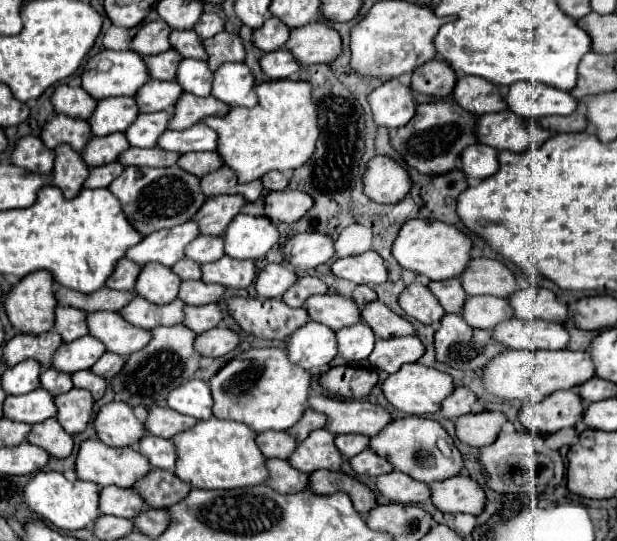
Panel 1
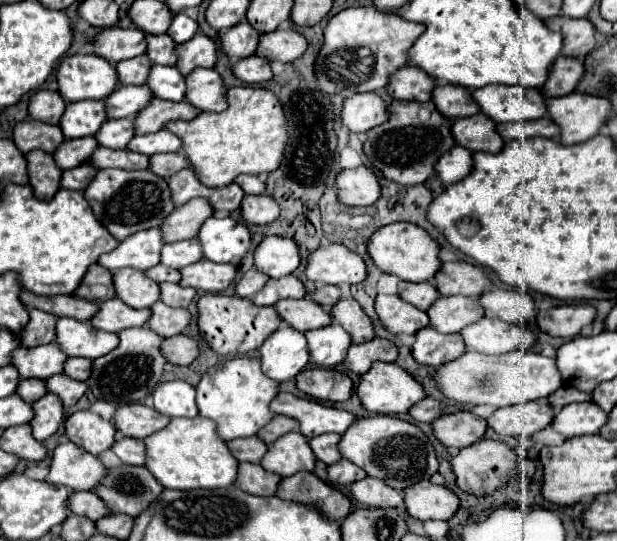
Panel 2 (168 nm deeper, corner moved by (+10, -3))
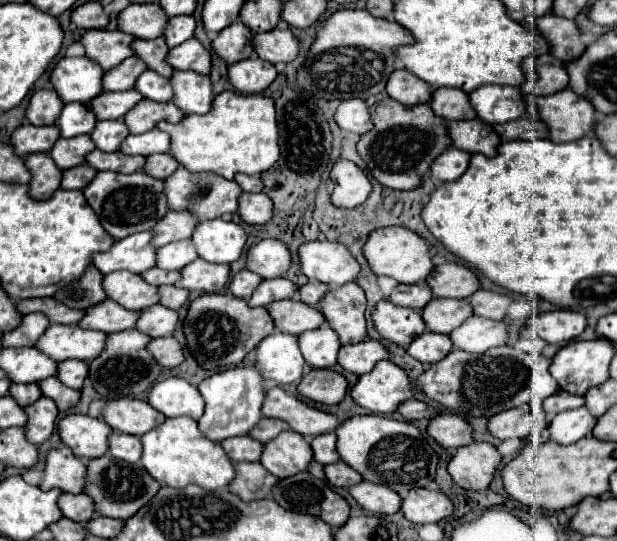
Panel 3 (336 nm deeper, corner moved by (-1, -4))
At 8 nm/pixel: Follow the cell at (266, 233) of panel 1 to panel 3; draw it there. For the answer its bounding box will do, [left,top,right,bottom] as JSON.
[192,219,246,263]

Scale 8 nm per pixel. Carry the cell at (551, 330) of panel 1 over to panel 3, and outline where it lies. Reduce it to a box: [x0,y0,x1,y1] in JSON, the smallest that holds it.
[450,317,508,353]

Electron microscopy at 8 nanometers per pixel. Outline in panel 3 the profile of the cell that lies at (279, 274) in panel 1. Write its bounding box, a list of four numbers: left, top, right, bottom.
[230,269,262,299]

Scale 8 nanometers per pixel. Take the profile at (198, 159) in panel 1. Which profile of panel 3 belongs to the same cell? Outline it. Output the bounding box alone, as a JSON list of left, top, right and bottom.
[144,153,180,179]

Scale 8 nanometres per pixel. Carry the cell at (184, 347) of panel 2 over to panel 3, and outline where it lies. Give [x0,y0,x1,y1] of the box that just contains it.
[148,337,186,367]

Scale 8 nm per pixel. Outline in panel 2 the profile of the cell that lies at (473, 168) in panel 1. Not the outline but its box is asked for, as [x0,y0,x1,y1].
[433,146,471,186]

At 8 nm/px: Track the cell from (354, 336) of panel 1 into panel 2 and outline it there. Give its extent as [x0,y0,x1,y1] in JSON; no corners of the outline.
[305,324,351,368]

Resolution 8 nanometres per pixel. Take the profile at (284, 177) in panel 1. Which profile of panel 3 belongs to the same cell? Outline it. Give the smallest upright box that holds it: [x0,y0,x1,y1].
[234,173,264,193]

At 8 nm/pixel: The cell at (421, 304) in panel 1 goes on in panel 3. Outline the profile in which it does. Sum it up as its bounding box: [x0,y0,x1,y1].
[372,299,426,347]

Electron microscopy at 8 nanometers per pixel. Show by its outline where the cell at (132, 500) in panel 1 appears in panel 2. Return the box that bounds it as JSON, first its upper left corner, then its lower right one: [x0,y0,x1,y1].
[67,492,109,520]

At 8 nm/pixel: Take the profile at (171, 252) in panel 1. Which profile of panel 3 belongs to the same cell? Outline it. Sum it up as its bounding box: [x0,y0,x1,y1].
[92,231,156,275]

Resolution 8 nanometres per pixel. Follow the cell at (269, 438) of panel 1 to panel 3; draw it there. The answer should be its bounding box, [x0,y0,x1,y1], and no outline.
[222,435,264,461]

